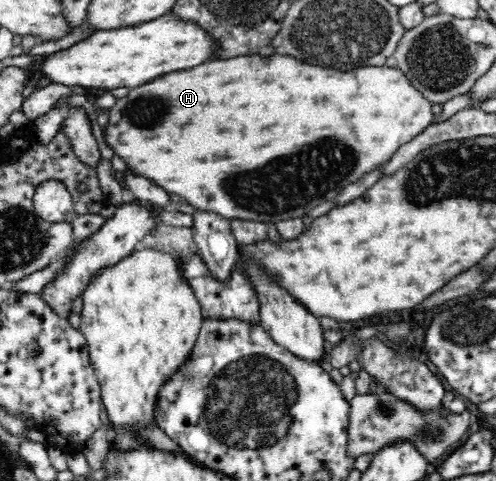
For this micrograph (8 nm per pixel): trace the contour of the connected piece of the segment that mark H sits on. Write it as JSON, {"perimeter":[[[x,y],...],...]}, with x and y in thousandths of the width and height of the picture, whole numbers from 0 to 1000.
{"perimeter":[[[518,110],[514,116],[433,125],[385,146],[339,150],[292,179],[268,183],[252,204],[240,204],[220,231],[220,256],[208,270],[208,285],[228,318],[256,341],[260,358],[268,353],[280,366],[313,374],[313,383],[337,395],[339,403],[369,410],[395,439],[435,441],[460,455],[512,457],[528,464],[560,464],[565,457],[607,451],[635,428],[643,428],[647,420],[675,412],[679,403],[688,403],[696,387],[724,374],[736,358],[752,353],[756,345],[780,337],[808,299],[827,295],[875,254],[871,214],[833,181],[817,160],[817,152],[800,139],[748,137],[748,141],[720,141],[716,150],[683,150],[667,141],[611,133],[591,116],[563,116],[563,112],[518,116]]]}

